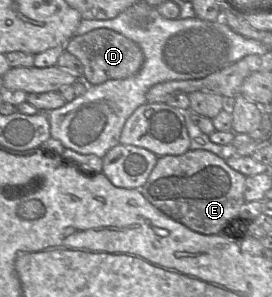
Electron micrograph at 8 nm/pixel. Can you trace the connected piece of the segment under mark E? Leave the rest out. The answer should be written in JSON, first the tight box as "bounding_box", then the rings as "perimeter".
{"bounding_box":[139,149,246,234],"perimeter":[[[189,149],[187,152],[181,155],[164,155],[160,156],[157,159],[157,162],[152,169],[146,183],[139,189],[143,196],[160,211],[166,214],[171,219],[185,225],[189,229],[201,233],[201,234],[220,234],[228,230],[229,226],[236,226],[237,221],[241,218],[239,217],[239,211],[241,206],[244,204],[244,185],[245,185],[246,176],[242,173],[231,168],[222,157],[218,156],[207,150],[201,149]]]}

